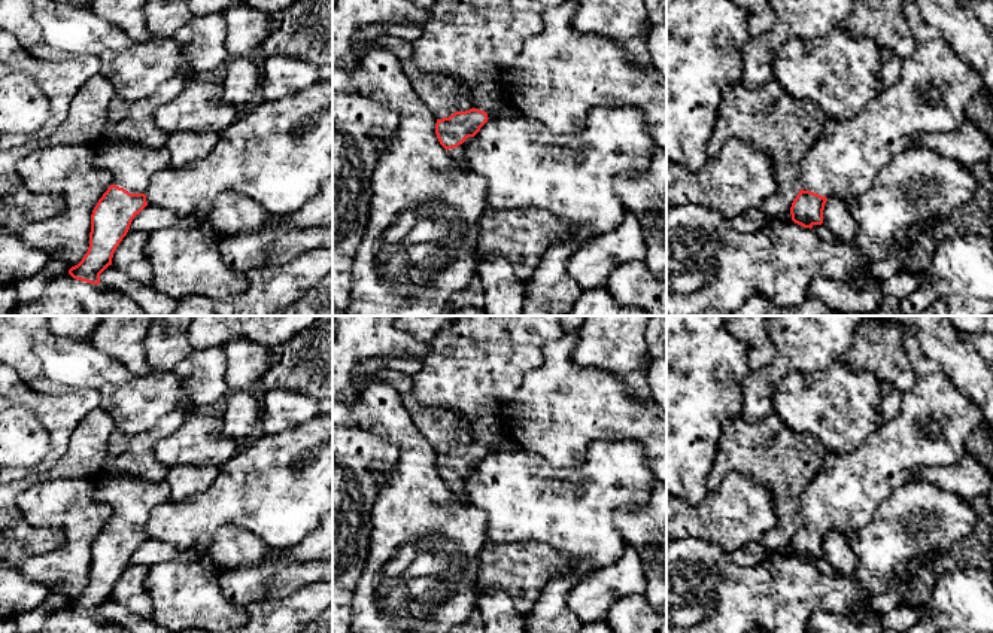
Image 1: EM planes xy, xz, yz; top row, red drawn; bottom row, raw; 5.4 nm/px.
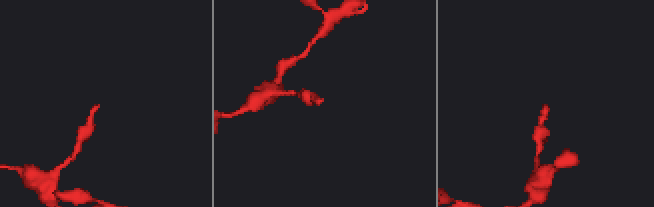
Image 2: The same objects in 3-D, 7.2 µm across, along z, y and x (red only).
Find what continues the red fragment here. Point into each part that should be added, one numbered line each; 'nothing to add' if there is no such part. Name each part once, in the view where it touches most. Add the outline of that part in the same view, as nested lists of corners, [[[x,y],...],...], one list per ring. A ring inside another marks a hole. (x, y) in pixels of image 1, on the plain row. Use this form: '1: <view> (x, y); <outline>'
1: xy (131, 499); [[[95,478],[92,497],[112,508],[112,517],[130,527],[146,527],[152,509],[170,499],[167,481],[148,483],[142,478]]]

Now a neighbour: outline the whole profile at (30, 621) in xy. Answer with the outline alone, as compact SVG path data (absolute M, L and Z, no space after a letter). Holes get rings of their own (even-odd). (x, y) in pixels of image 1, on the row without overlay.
M51 591L45 600L34 609L16 615L18 633L37 633L45 621L63 608L67 608L70 599L64 594Z

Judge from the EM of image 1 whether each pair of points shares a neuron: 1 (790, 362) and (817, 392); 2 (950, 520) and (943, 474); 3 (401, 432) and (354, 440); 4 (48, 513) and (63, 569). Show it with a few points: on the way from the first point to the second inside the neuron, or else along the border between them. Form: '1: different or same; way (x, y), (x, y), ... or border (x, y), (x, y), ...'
1: different; border (831, 361), (817, 370), (790, 371), (771, 393)
2: different; border (913, 478), (931, 481), (968, 501)
3: different; border (354, 425), (386, 437), (398, 452), (397, 463)
4: same; way (64, 522), (72, 529), (72, 553)

